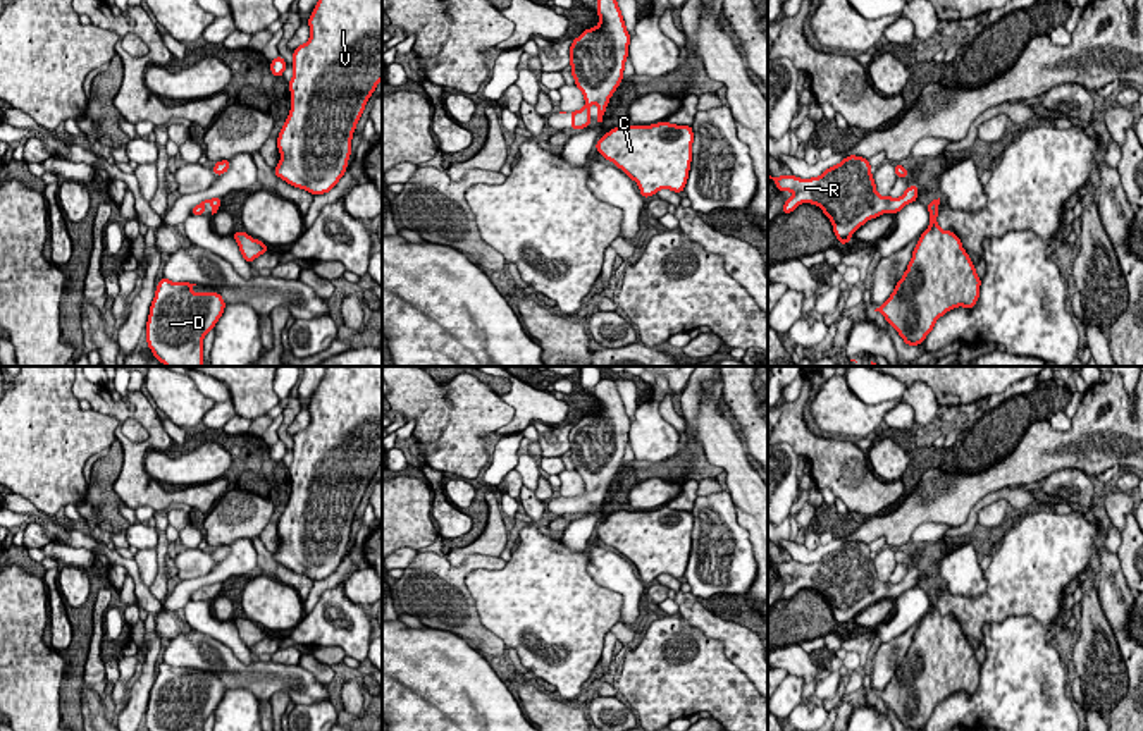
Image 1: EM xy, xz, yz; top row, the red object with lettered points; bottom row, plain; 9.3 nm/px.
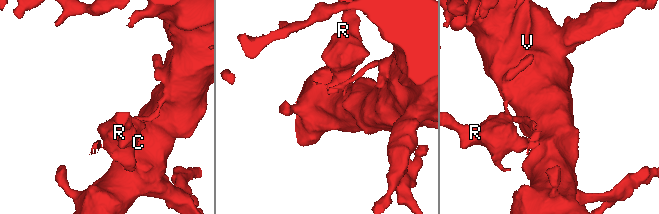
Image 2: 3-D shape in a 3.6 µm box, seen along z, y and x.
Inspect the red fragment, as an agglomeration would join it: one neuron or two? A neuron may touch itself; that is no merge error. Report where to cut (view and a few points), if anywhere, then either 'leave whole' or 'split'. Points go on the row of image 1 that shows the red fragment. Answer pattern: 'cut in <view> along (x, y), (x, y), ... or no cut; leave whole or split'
no cut; leave whole

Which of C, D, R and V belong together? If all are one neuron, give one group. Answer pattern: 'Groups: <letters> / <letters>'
Groups: C D R V

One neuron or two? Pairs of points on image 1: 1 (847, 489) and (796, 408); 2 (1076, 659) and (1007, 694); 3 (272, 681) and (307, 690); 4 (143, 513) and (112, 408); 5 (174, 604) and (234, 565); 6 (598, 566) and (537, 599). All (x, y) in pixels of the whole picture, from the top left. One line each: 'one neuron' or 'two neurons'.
1: one neuron
2: two neurons
3: one neuron
4: two neurons
5: one neuron
6: two neurons

